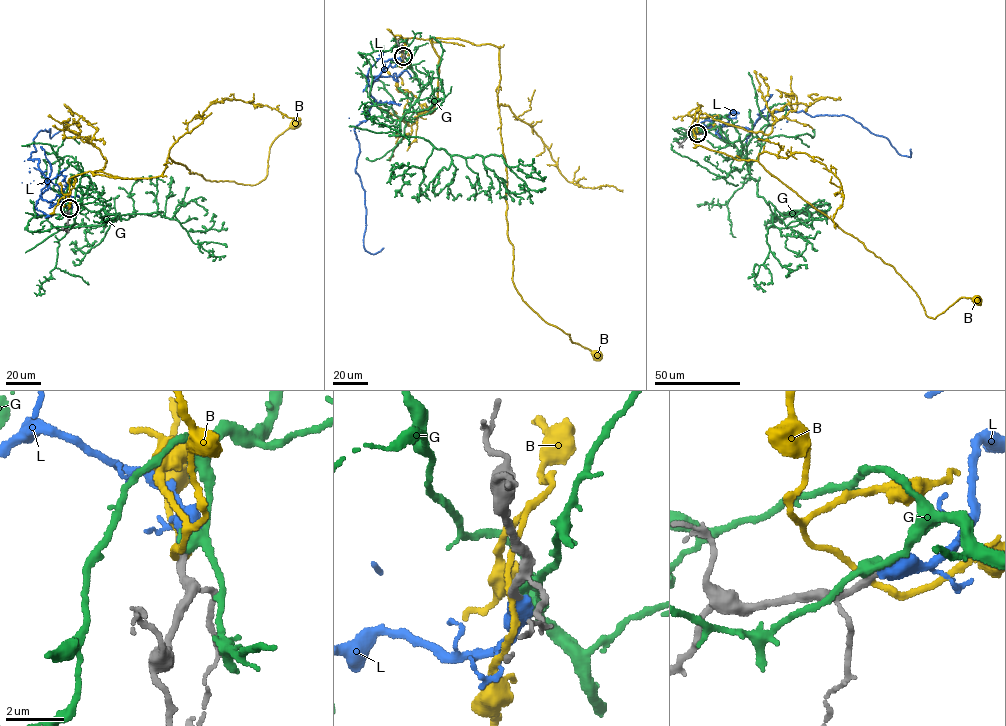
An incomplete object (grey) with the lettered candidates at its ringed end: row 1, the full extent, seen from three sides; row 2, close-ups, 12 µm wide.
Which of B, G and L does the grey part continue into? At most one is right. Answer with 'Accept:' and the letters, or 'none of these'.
Accept: L

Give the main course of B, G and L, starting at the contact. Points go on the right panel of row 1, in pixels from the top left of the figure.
B: (697, 133), (697, 103), (693, 143), (757, 160), (890, 264), (926, 315), (976, 300)
G: (697, 133), (719, 126), (729, 141), (740, 141), (757, 195), (775, 206), (768, 256), (755, 278), (765, 284)
L: (697, 133), (703, 125), (750, 129), (783, 109), (843, 114), (885, 137), (900, 154), (910, 156), (911, 149)

